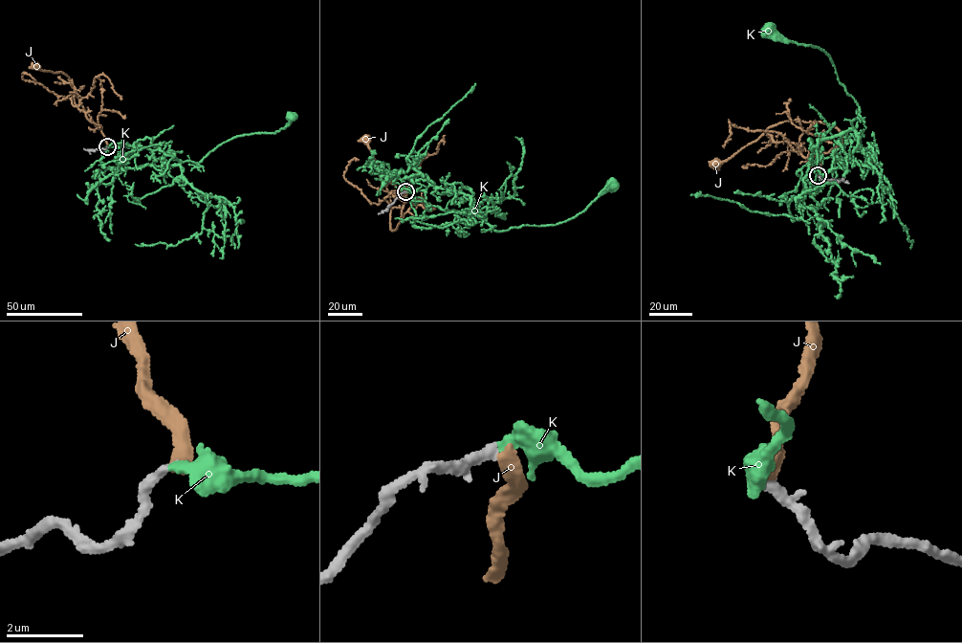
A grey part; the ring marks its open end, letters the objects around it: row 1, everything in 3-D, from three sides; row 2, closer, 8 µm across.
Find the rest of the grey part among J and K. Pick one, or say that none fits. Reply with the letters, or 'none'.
K

